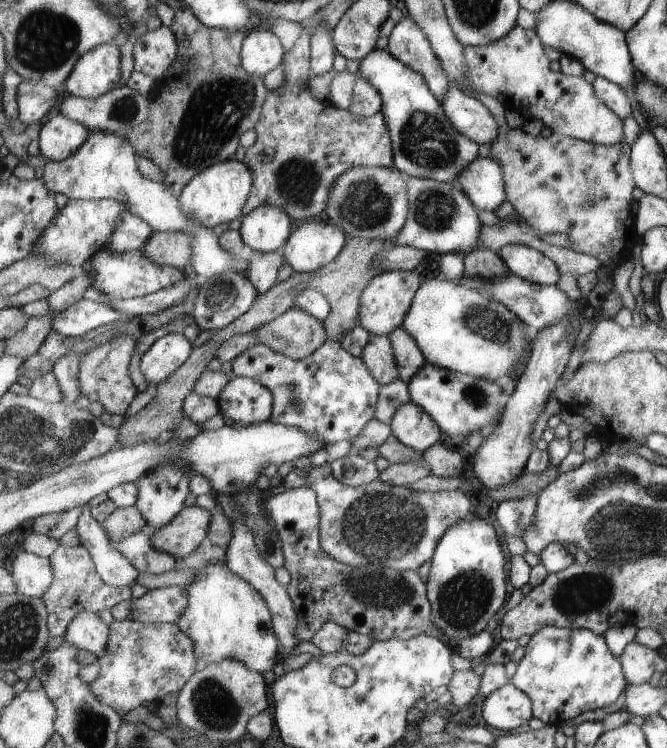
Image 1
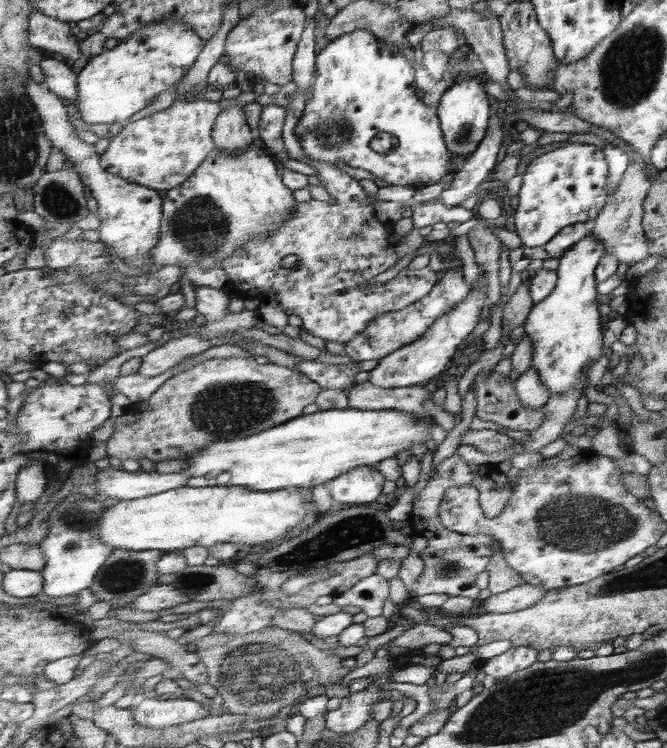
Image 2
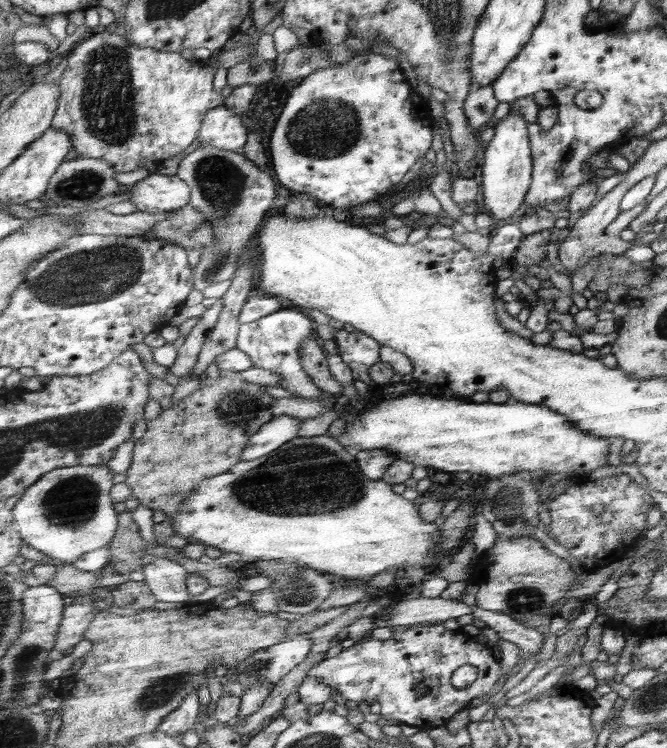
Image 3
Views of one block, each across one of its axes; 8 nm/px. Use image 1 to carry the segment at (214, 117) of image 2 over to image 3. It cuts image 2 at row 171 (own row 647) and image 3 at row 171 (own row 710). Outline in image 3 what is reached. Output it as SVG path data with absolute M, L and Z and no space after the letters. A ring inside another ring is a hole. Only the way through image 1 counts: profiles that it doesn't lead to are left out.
M108 27L100 34L95 34L88 40L74 46L73 49L67 53L68 65L65 68L60 79L60 97L58 113L55 114L53 128L66 131L71 135L74 143L74 150L81 157L85 158L100 158L113 165L117 172L133 172L137 170L141 162L145 162L148 169L154 168L157 164L168 158L173 158L177 154L181 154L185 148L189 148L195 140L198 139L199 133L203 128L203 122L206 121L207 114L215 108L224 106L226 97L215 90L213 80L215 80L215 69L203 62L194 62L185 60L179 53L171 53L166 51L159 51L153 48L142 48L131 45L127 39L123 39L121 34L118 34L114 27Z

